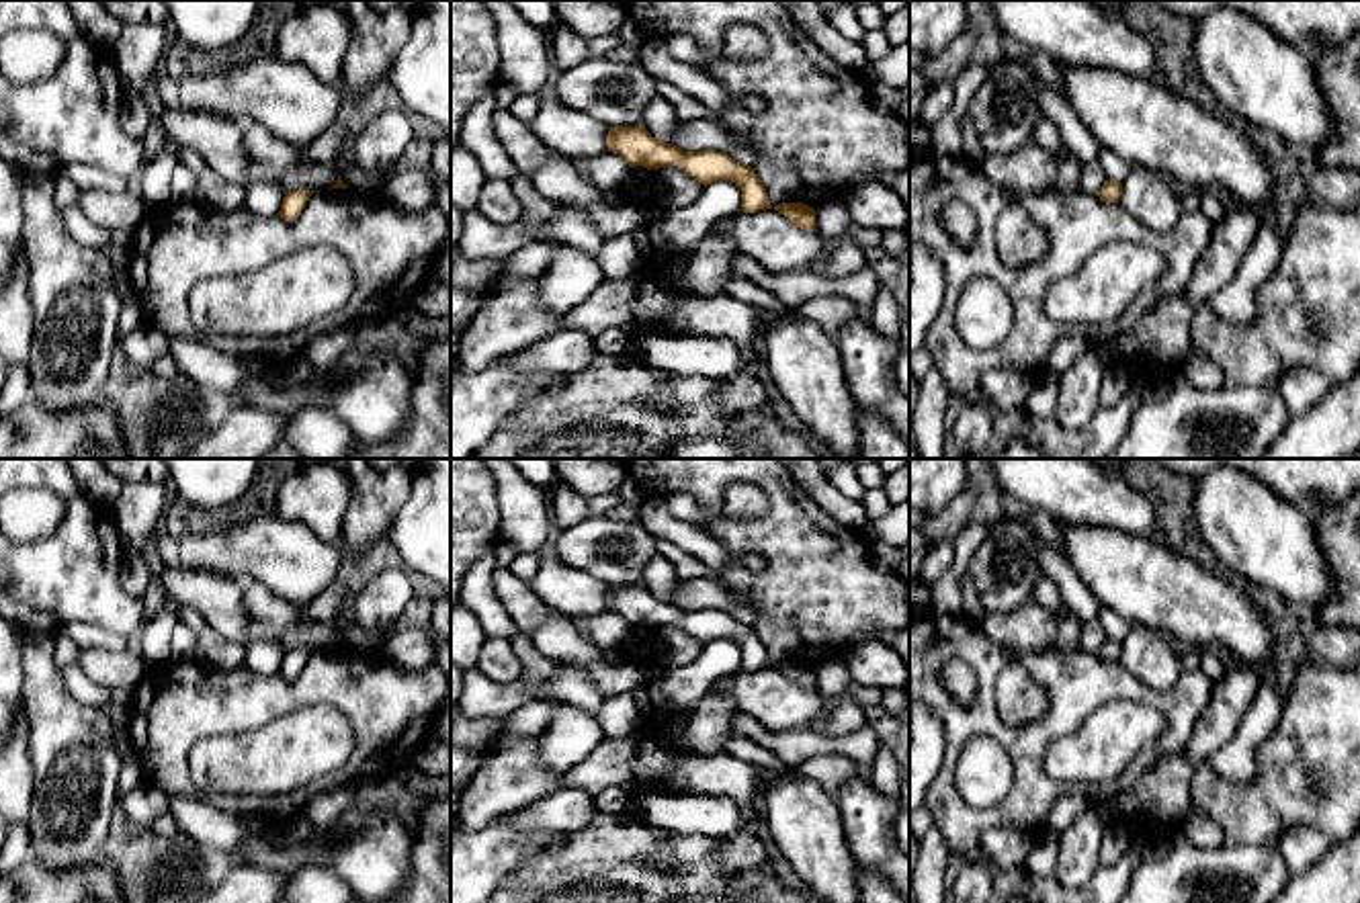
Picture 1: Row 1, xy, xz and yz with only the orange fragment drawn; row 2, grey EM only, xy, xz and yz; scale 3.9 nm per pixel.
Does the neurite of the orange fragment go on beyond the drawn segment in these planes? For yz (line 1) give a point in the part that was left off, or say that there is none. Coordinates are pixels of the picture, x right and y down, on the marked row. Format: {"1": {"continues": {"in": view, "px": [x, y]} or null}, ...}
{"1": {"continues": null}}

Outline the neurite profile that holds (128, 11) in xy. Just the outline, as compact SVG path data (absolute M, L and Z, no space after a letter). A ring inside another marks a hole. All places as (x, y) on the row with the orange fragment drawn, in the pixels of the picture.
M100 0L121 23L168 25L168 10L162 0Z

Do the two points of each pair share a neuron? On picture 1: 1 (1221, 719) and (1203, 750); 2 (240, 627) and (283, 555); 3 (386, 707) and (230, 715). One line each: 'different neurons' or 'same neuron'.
1: same neuron
2: different neurons
3: same neuron

